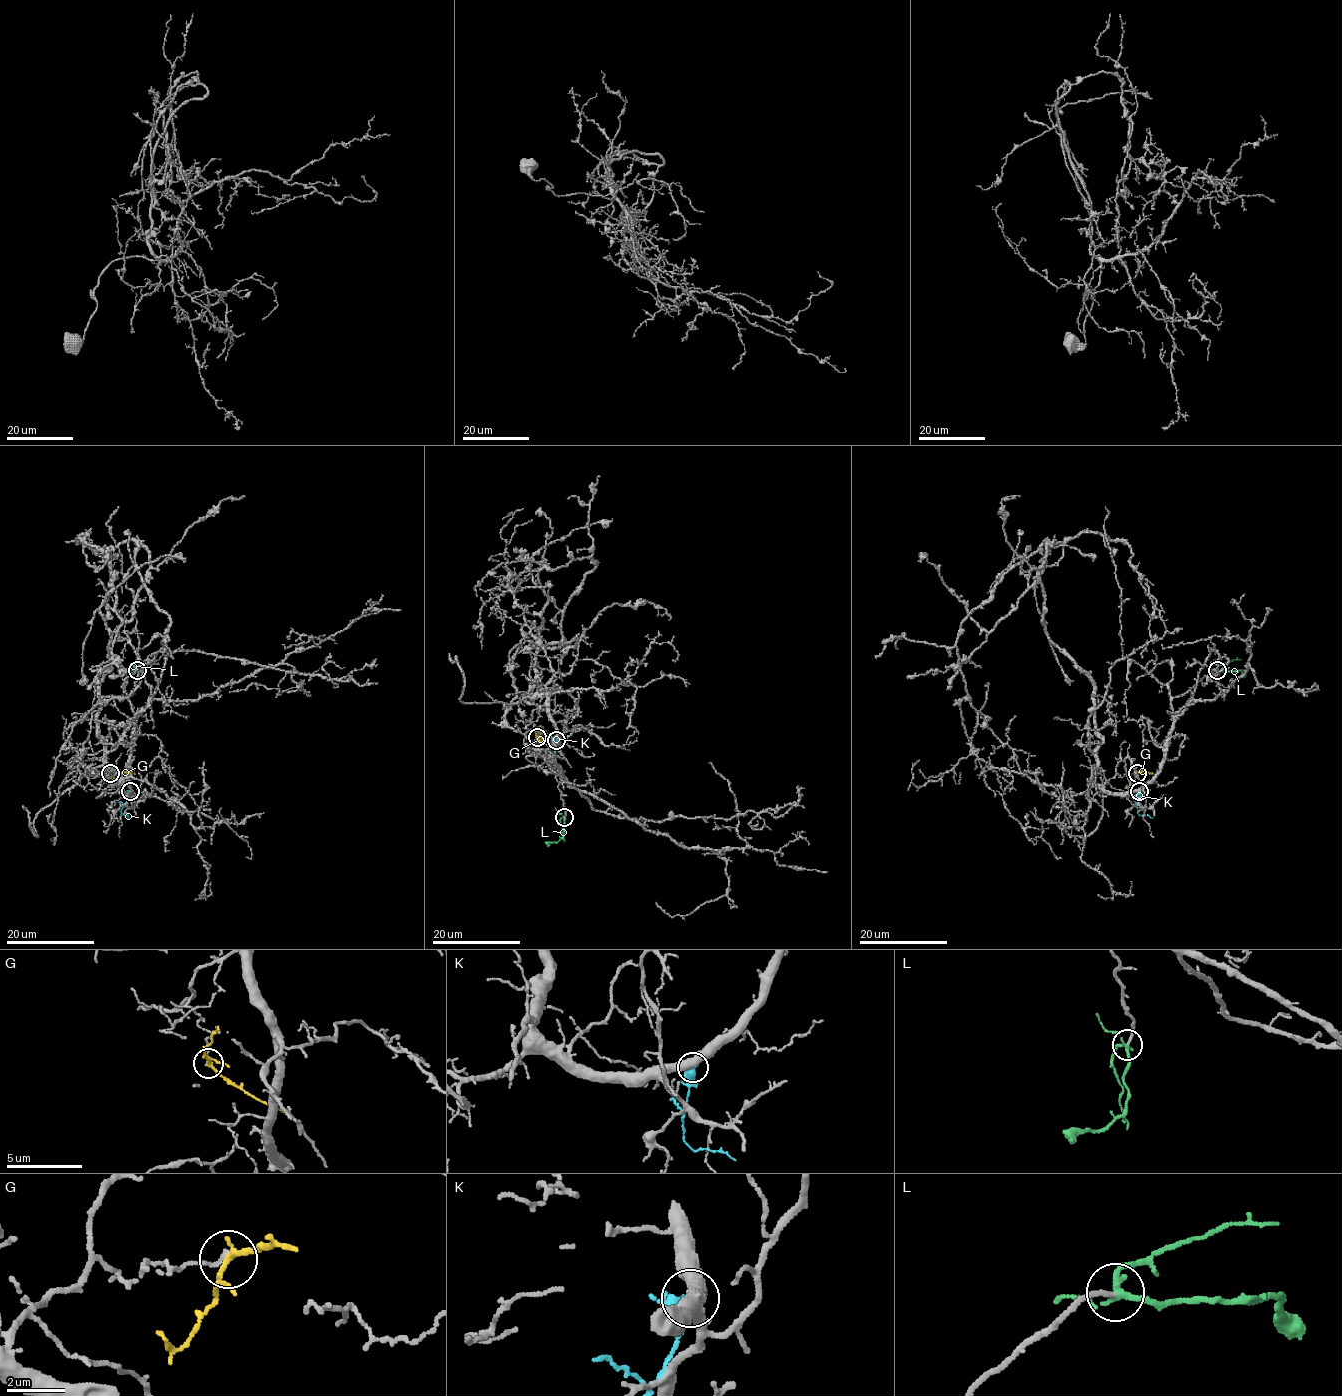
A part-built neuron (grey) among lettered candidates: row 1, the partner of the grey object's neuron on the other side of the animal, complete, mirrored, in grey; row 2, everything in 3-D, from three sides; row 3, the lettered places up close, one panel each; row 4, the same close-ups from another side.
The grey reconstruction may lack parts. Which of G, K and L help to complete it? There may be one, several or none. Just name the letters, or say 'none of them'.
L

